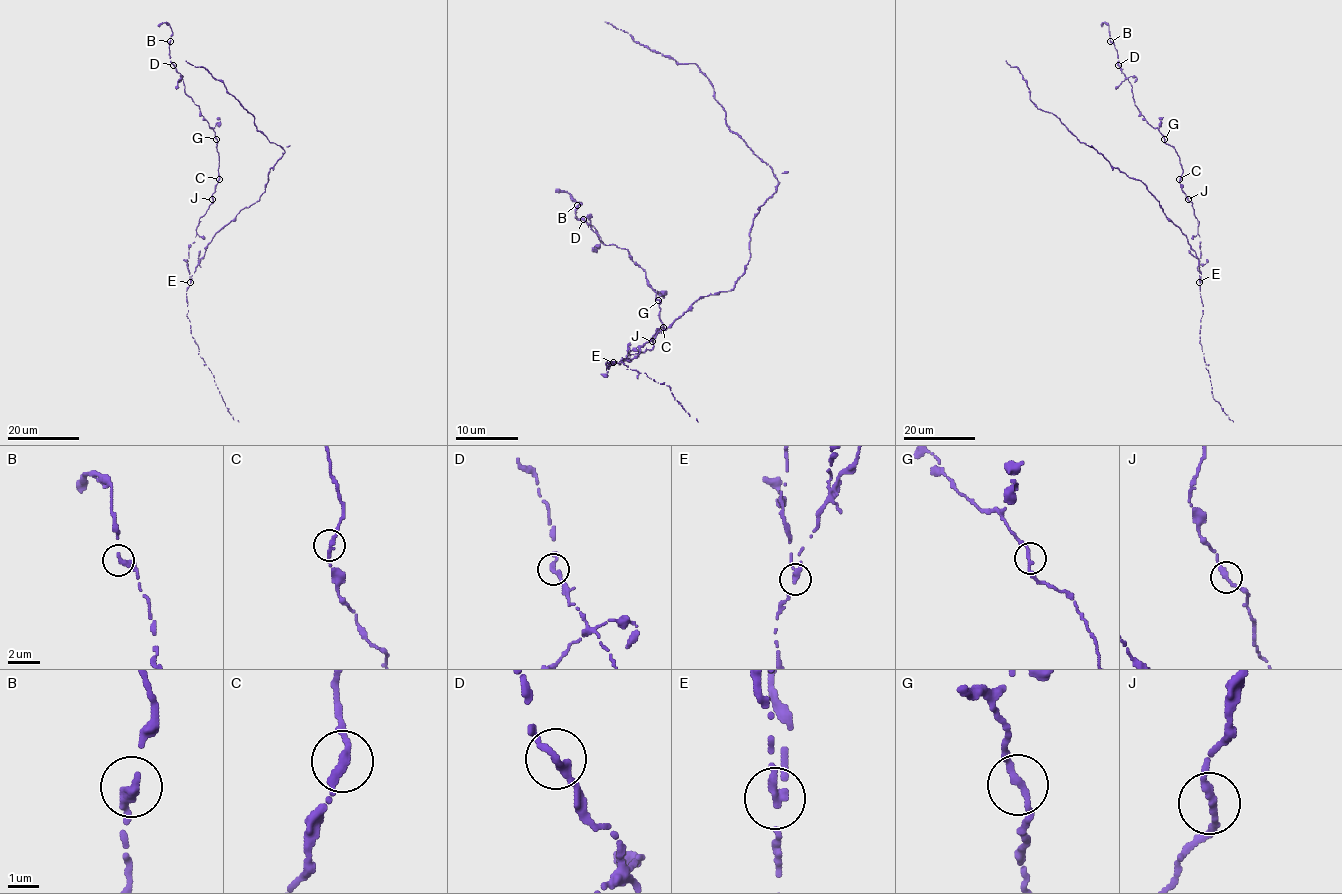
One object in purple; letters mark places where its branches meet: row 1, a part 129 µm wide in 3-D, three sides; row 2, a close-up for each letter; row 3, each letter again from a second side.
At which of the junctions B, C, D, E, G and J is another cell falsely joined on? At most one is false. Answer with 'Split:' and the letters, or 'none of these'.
Split: E

